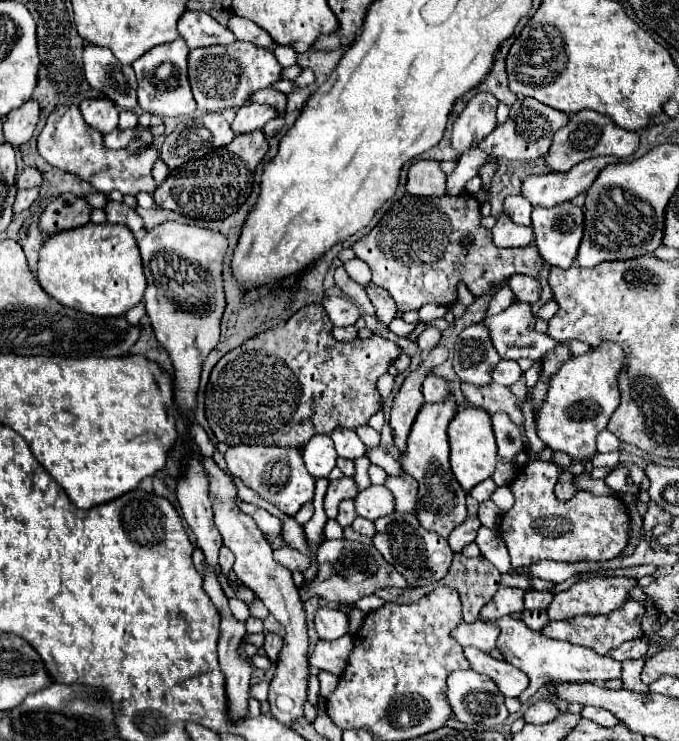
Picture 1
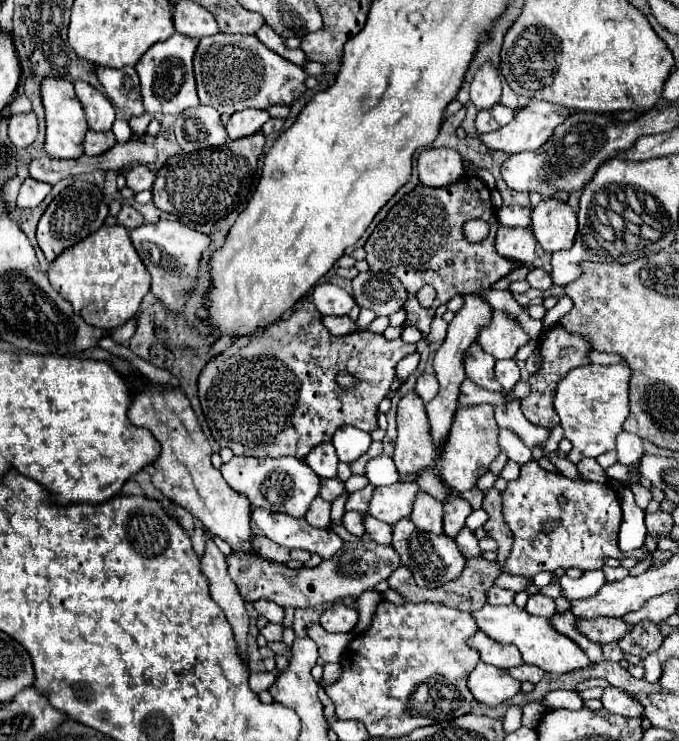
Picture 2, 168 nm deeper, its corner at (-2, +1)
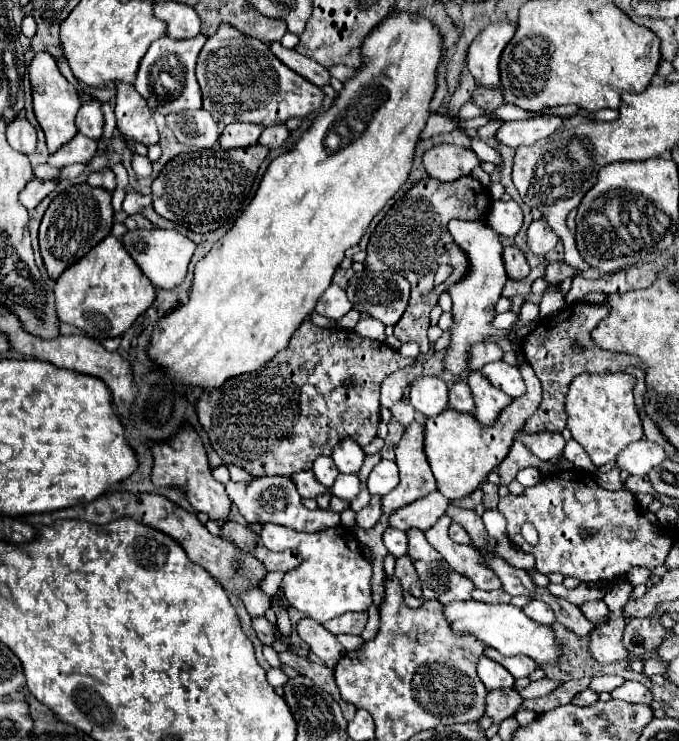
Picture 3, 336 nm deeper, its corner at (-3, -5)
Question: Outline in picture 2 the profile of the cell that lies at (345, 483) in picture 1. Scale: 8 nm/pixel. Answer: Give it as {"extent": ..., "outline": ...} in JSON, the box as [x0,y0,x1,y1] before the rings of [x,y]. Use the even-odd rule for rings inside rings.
{"extent":[319,477,345,503],"outline":[[[333,477],[333,479],[323,479],[323,483],[321,483],[321,493],[319,493],[321,499],[333,503],[333,501],[335,501],[337,497],[341,497],[343,493],[345,493],[345,485],[343,485],[341,479],[337,479],[337,477]]]}

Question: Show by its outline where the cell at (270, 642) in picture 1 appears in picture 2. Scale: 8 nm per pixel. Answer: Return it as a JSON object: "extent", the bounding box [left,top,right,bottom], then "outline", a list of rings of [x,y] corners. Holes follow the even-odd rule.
{"extent":[261,623,283,641],"outline":[[[269,623],[265,629],[261,629],[261,633],[267,641],[283,641],[283,625]]]}

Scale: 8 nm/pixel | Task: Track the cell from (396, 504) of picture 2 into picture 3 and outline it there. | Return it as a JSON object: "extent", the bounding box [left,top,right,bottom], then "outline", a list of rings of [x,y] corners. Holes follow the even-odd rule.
{"extent":[390,491,450,531],"outline":[[[434,491],[414,503],[410,503],[410,507],[402,507],[398,509],[392,517],[390,517],[390,525],[398,527],[402,531],[408,529],[422,529],[428,531],[442,515],[446,515],[450,501],[440,493]]]}

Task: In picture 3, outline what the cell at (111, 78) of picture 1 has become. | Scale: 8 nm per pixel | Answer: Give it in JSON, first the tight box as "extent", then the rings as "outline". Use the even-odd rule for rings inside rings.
{"extent":[116,83,160,145],"outline":[[[116,83],[116,127],[126,137],[140,145],[154,145],[158,143],[160,135],[152,117],[150,107],[146,105],[146,99],[138,95],[138,91],[130,83]]]}

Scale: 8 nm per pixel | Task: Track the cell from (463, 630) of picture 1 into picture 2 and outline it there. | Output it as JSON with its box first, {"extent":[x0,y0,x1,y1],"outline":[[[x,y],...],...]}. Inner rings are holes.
{"extent":[467,631,523,669],"outline":[[[477,631],[473,637],[469,637],[467,645],[481,655],[481,661],[491,663],[491,665],[497,665],[501,669],[523,665],[521,655],[517,653],[517,647],[515,645],[503,645],[503,643],[487,637],[481,631]]]}

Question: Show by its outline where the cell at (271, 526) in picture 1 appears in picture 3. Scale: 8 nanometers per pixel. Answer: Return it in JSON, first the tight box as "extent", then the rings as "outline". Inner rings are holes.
{"extent":[262,523,372,623],"outline":[[[266,523],[262,529],[262,541],[270,551],[300,551],[300,569],[288,571],[280,587],[292,607],[316,619],[318,623],[326,623],[348,611],[366,611],[372,605],[372,565],[362,555],[360,543],[350,527],[336,525],[316,533],[300,533],[282,525]]]}

